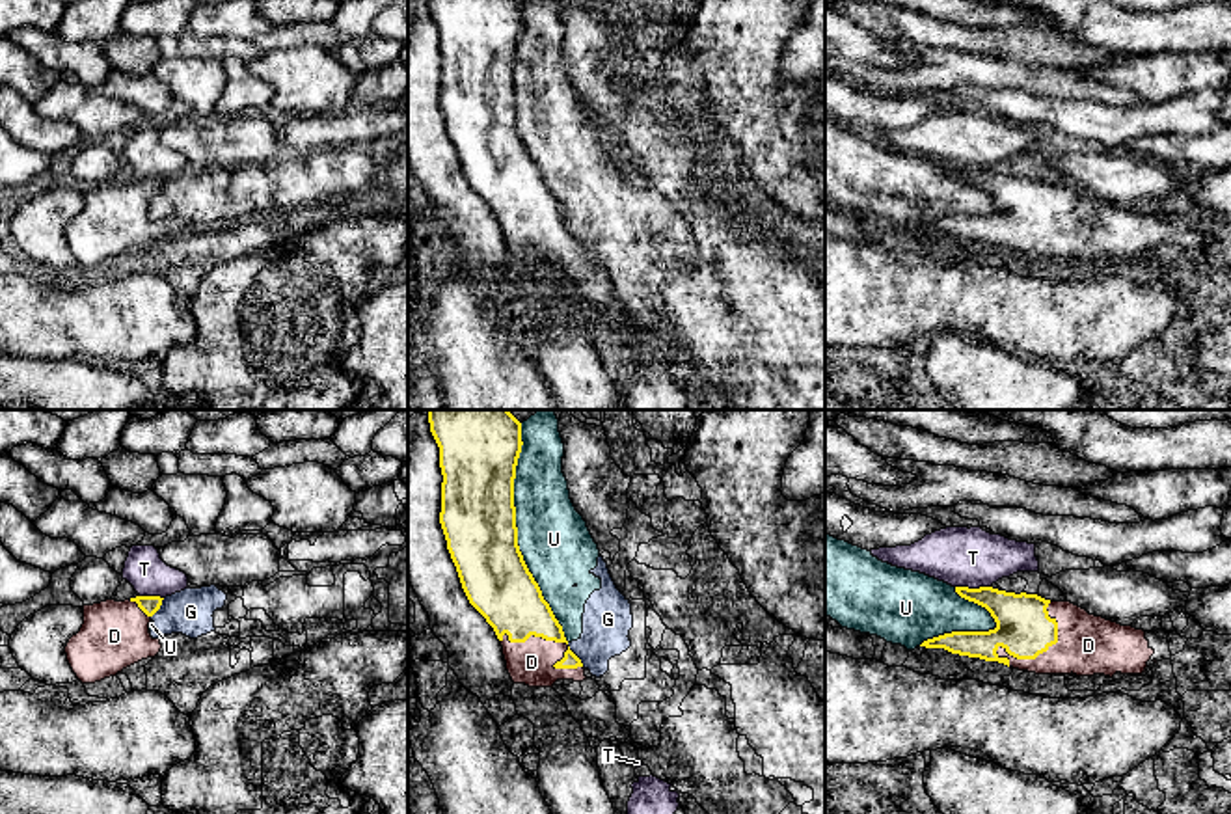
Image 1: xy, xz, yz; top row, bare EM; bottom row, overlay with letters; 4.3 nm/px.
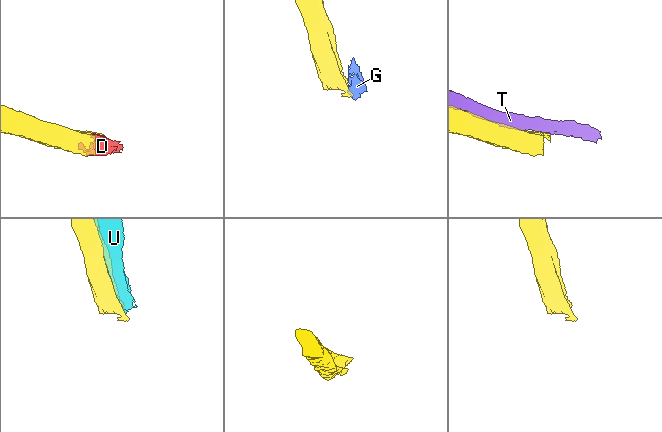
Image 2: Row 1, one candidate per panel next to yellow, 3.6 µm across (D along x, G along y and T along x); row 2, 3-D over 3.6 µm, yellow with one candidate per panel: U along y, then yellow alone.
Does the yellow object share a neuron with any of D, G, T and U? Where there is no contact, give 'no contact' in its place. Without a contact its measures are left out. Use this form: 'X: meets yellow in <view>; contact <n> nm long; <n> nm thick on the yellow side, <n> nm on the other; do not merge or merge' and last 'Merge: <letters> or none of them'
D: meets yellow in yz; contact 340 nm long; 240 nm thick on the yellow side, 260 nm on the other; merge
G: meets yellow in xz; contact 130 nm long; 70 nm thick on the yellow side, 220 nm on the other; do not merge
T: meets yellow in yz; contact 150 nm long; 220 nm thick on the yellow side, 260 nm on the other; do not merge
U: meets yellow in xz; contact 950 nm long; 320 nm thick on the yellow side, 300 nm on the other; do not merge
Merge: D

